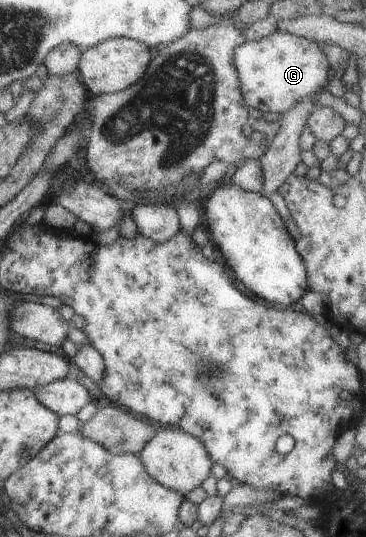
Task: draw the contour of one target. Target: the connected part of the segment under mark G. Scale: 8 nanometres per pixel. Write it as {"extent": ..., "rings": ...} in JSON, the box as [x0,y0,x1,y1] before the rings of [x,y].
{"extent":[232,31,330,113],"rings":[[[272,31],[270,35],[246,41],[232,51],[232,65],[238,75],[240,95],[247,107],[262,113],[286,113],[303,97],[314,95],[328,83],[330,65],[318,42],[285,31]]]}

